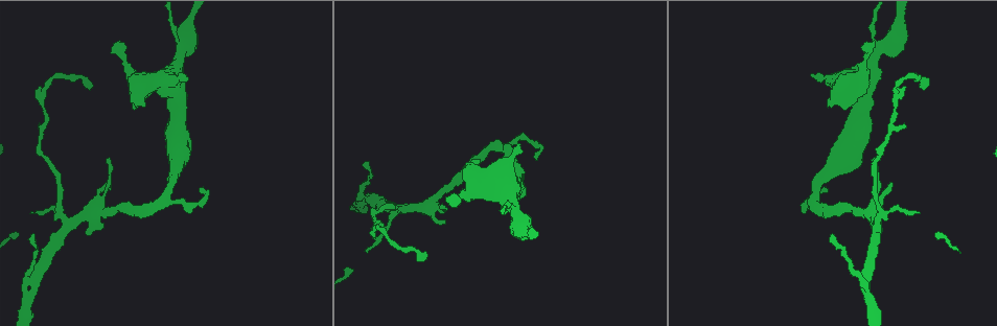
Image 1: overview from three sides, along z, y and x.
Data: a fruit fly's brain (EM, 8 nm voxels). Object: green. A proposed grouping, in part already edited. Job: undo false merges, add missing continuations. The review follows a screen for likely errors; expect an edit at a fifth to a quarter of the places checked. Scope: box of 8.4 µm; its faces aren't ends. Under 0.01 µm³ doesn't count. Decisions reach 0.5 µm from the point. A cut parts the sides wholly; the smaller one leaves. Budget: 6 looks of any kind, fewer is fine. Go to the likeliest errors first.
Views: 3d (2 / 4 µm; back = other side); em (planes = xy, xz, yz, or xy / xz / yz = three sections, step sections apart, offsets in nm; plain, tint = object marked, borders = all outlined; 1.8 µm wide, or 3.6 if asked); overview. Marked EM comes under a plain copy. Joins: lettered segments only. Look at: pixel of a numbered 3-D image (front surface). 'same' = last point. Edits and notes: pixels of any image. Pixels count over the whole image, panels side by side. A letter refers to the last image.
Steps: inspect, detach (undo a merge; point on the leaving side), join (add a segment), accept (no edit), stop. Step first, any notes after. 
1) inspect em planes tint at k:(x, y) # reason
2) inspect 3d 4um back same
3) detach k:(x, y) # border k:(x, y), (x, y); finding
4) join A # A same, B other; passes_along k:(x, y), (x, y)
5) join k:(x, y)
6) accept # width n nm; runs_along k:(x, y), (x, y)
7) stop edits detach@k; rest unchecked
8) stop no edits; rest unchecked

inspect 3d 2um at 1:(454, 205) # branch stops here

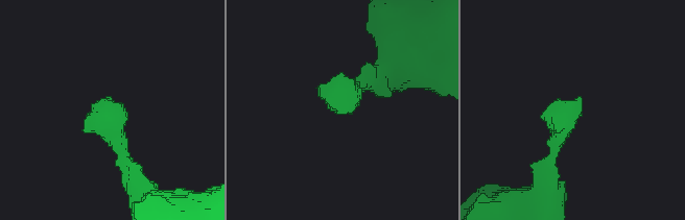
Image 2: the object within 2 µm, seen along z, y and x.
inspect em planes borders at 2:(578, 99)

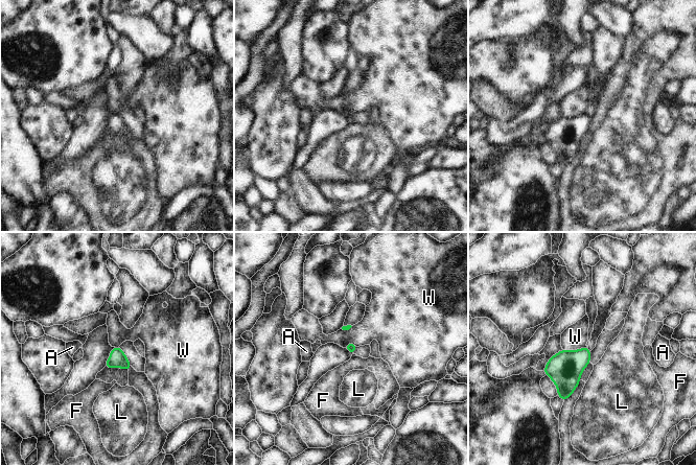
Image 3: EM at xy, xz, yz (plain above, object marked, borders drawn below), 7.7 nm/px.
accept # A other, F other, L other, W other; no lettered segment goes on from it

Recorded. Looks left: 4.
inspect em 3.6um xz step 4 borders at 1:(166, 196) # sharp bend

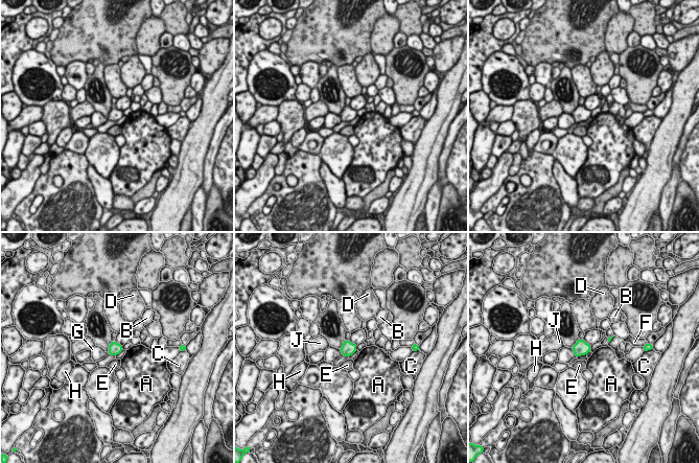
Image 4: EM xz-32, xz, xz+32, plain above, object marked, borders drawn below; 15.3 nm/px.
accept # A other, B other, C other, D other, E other, F other, G other, H other, J other; border 4:(109, 353), (115, 355); continuous, no second neuron

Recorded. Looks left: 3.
inspect 3d 2um back at 1:(517, 142) # free end

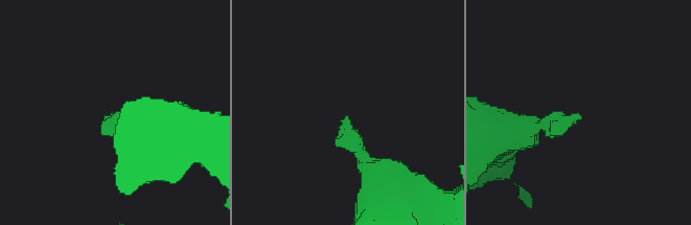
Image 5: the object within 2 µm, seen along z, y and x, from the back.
inspect em planes borders at 5:(112, 119)

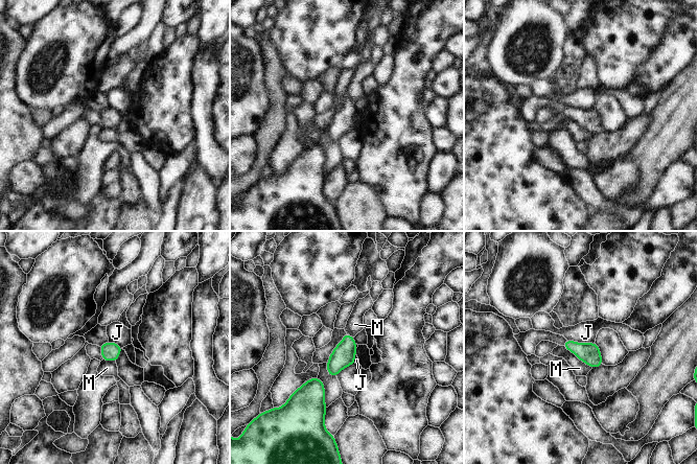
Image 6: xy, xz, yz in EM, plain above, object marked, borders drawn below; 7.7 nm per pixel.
accept # J other, M other; border 6:(566, 339), (576, 342), (594, 343); no lettered segment goes on from it

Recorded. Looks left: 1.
stop no edits; rest unchecked

